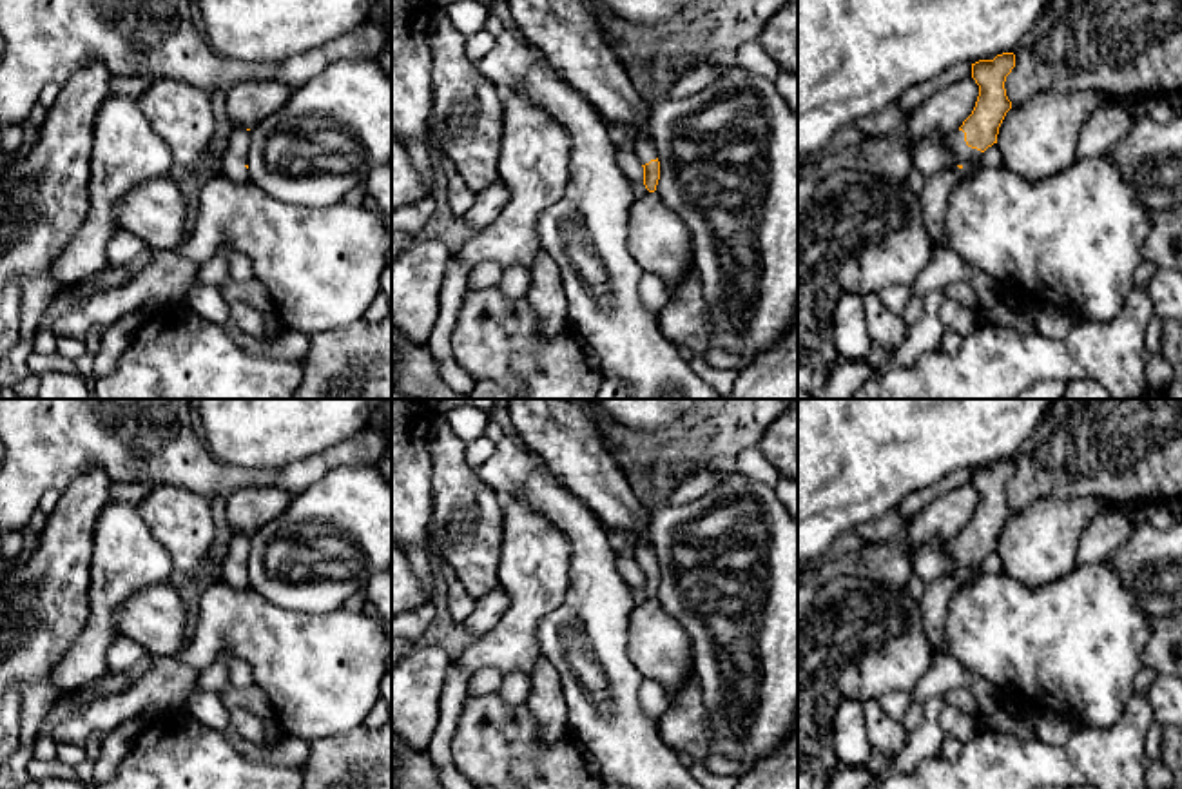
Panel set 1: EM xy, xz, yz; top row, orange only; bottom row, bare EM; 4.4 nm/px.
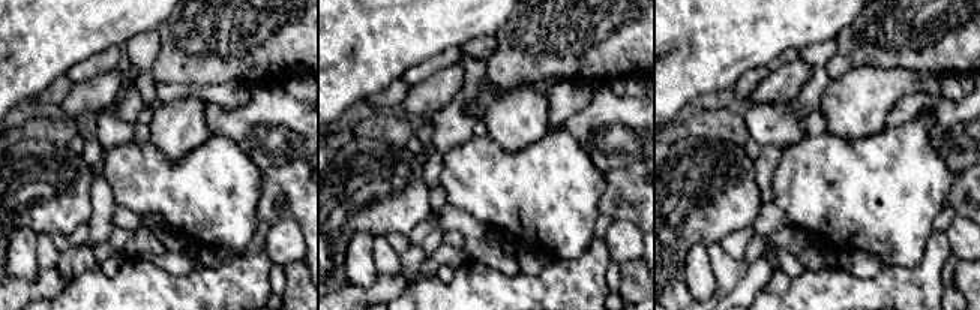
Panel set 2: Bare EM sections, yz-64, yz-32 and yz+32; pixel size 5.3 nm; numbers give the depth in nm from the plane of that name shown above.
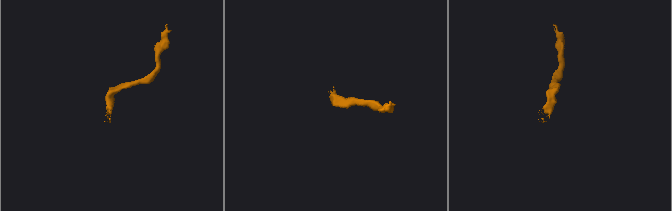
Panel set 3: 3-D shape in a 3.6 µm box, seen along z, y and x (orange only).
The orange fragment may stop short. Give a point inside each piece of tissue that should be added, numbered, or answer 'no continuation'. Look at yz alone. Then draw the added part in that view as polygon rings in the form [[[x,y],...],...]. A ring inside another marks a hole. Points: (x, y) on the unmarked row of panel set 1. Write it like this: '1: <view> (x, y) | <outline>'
1: yz (934, 604) | [[[954,537],[946,542],[946,555],[952,562],[952,571],[926,586],[921,606],[923,629],[932,651],[935,651],[945,637],[945,617],[952,595],[966,582],[975,580],[981,575],[983,559],[972,555],[964,548],[963,537]]]

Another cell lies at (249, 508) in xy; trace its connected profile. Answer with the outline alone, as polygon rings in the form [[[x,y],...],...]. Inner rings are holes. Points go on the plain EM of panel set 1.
[[[241,488],[228,495],[227,521],[232,533],[252,535],[279,517],[296,497],[283,488]]]

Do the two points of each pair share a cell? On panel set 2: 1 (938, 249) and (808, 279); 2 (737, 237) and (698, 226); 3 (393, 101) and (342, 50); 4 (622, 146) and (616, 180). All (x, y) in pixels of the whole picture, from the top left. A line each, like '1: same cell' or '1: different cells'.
1: same cell
2: different cells
3: different cells
4: different cells

